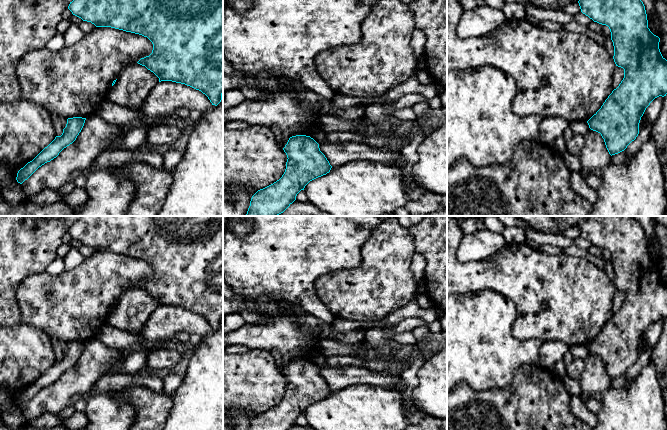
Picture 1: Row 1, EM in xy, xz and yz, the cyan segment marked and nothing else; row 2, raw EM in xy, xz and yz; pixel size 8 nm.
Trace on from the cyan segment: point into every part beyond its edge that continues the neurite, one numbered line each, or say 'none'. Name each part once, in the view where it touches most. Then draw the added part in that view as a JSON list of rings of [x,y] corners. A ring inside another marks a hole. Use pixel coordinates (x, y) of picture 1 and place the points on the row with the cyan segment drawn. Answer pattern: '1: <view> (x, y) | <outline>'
none

